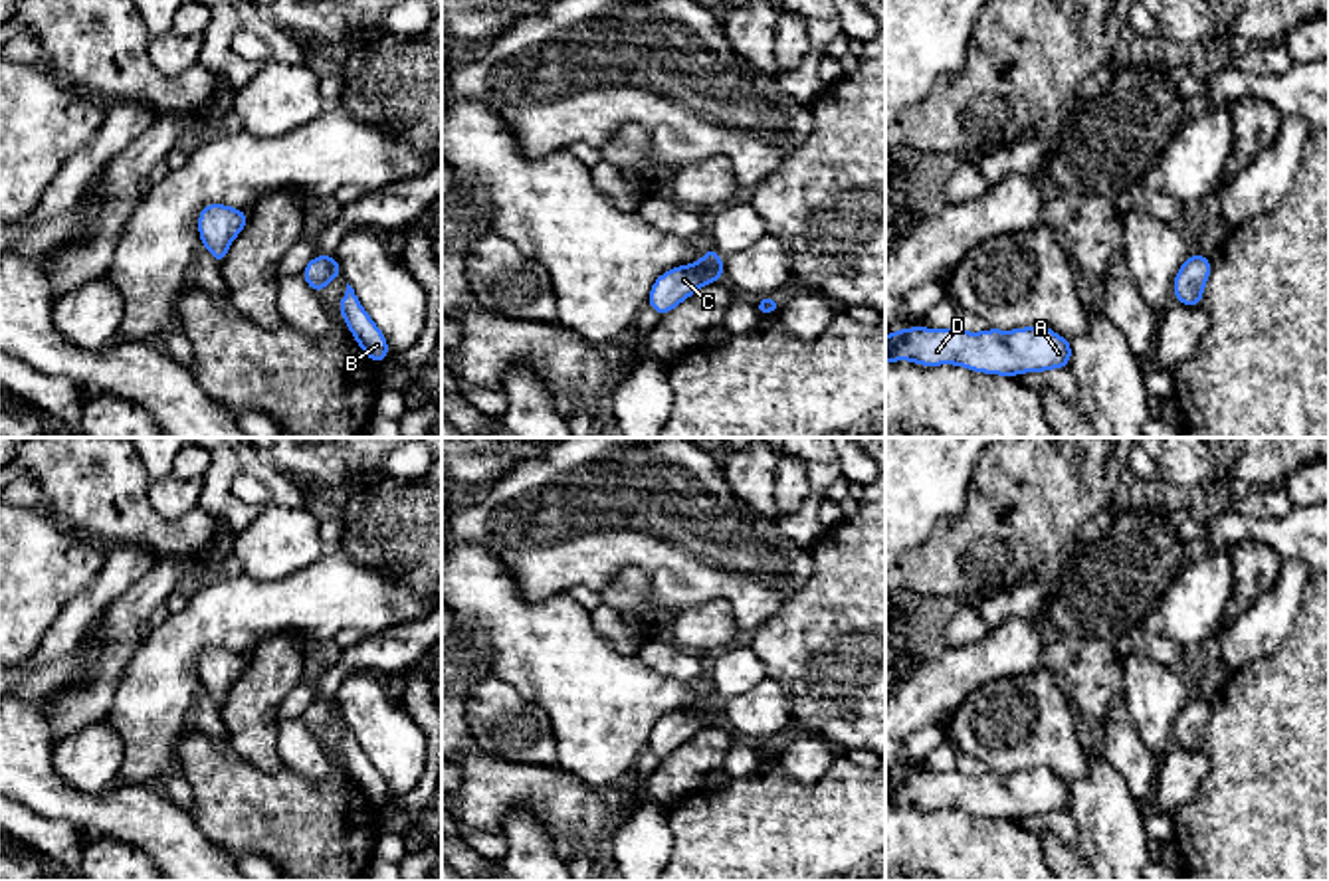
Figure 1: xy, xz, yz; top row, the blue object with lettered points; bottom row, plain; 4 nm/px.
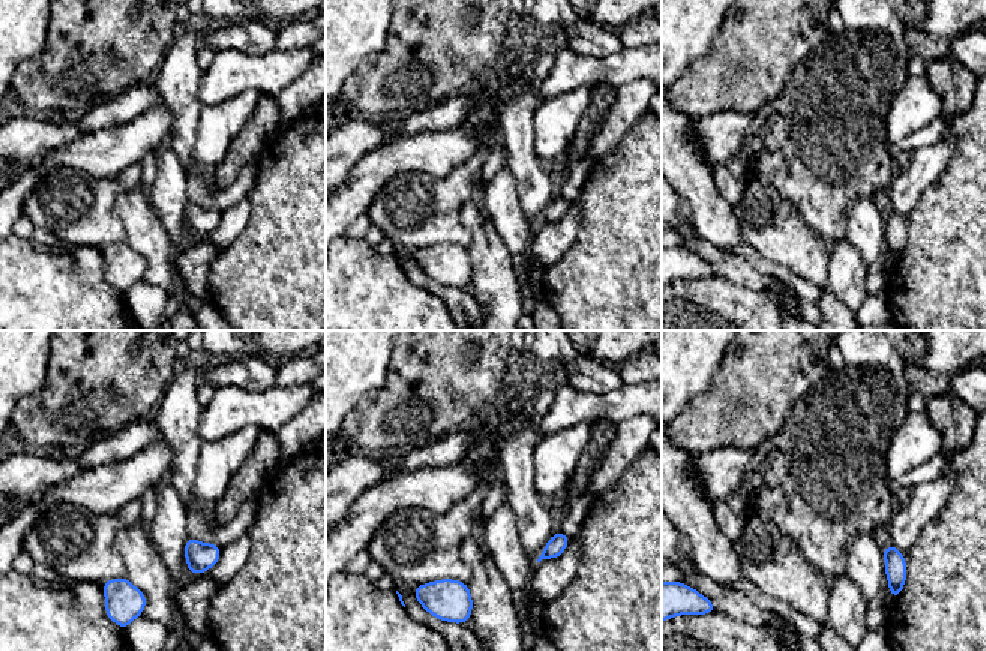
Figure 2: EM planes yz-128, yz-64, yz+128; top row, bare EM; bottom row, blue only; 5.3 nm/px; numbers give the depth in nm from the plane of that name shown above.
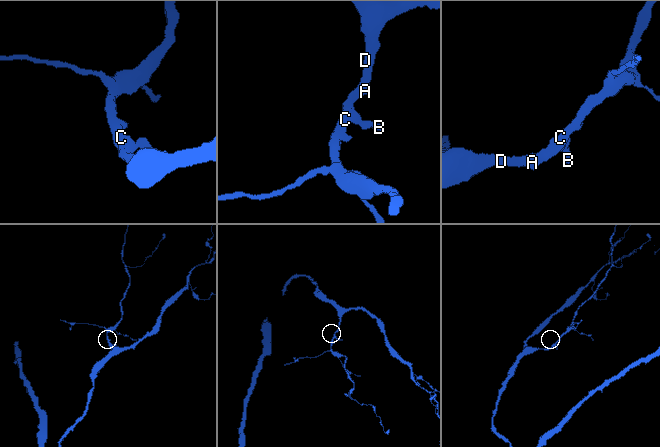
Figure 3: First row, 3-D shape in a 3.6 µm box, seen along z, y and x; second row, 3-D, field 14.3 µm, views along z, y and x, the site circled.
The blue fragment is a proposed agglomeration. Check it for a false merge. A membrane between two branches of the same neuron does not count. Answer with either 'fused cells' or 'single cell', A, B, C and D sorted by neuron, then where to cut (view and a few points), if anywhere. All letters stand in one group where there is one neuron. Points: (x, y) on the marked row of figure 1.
single cell; groups A B C D; cut none

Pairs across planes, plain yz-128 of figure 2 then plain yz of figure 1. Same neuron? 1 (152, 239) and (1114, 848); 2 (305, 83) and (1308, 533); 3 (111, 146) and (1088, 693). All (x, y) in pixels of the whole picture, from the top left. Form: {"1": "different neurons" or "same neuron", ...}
{"1": "same neuron", "2": "different neurons", "3": "different neurons"}

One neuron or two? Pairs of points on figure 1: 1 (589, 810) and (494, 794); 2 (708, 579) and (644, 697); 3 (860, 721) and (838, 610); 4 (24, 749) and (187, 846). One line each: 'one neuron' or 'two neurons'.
1: one neuron
2: two neurons
3: one neuron
4: one neuron

